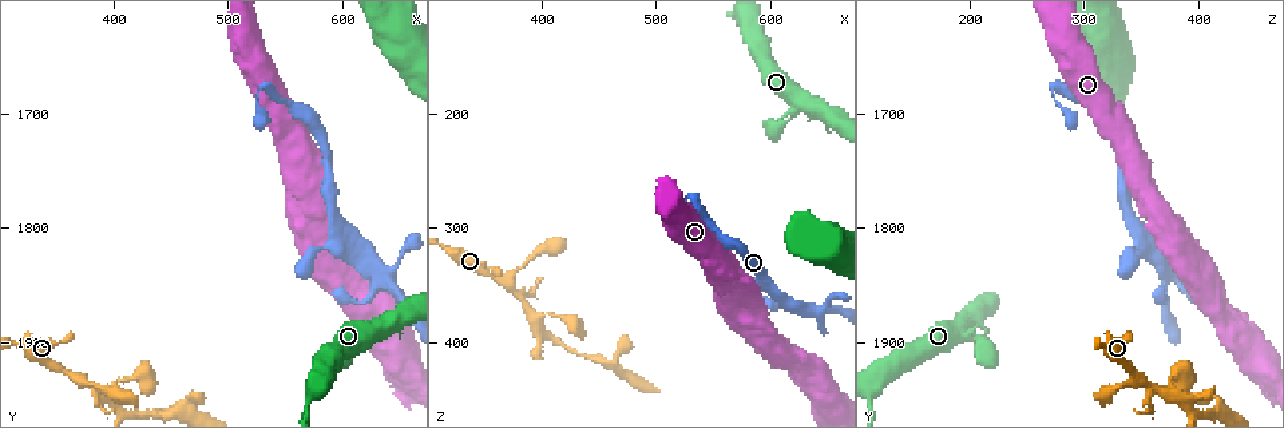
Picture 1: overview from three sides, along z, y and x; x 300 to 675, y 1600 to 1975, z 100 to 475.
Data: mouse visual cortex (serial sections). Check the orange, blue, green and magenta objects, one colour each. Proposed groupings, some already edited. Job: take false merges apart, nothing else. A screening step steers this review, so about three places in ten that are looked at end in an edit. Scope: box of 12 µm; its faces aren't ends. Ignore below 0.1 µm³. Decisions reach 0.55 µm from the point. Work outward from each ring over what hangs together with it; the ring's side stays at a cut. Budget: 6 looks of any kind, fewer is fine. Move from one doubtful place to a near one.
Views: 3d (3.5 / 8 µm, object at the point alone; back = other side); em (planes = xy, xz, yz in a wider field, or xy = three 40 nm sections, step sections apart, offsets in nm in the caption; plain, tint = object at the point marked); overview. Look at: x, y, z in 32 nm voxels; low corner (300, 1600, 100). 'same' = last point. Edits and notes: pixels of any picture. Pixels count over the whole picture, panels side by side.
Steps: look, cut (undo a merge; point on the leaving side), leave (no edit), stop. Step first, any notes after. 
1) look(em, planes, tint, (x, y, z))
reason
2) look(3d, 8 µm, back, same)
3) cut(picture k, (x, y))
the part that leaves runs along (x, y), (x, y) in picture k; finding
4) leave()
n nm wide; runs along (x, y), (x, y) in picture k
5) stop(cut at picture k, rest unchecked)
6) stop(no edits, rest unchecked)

look(3d, 8 µm, (616, 1900, 206))
a narrow waist

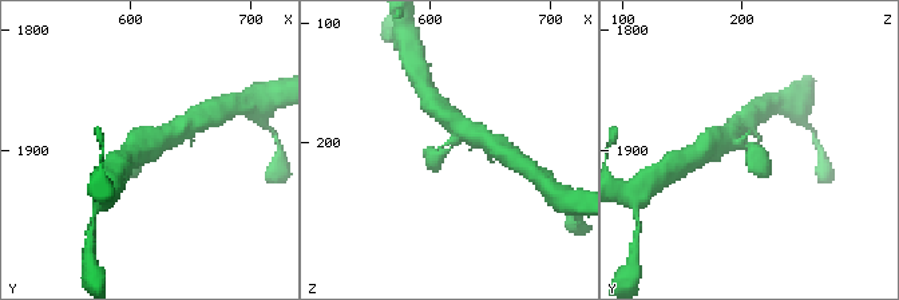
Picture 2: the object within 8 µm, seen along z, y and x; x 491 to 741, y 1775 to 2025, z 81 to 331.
look(3d, 3.5 µm, back, (614, 1896, 204))

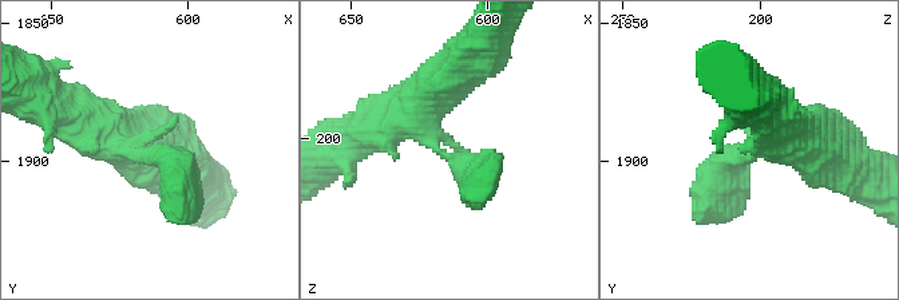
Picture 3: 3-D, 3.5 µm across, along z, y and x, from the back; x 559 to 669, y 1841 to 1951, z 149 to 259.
leave()
runs along (812, 146), (731, 154), (707, 212) in picture 3; continuous, no second cell

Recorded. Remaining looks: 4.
look(3d, 3.5 µm, back, (368, 1932, 350))

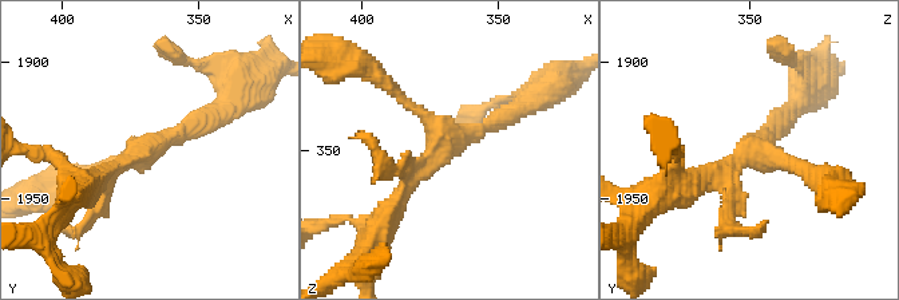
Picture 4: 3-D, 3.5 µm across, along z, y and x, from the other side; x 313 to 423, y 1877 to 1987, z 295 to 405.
look(em, xy, step 5, tint, (367, 1931, 346))
3 arms; arms of 150, 150, 250 nm

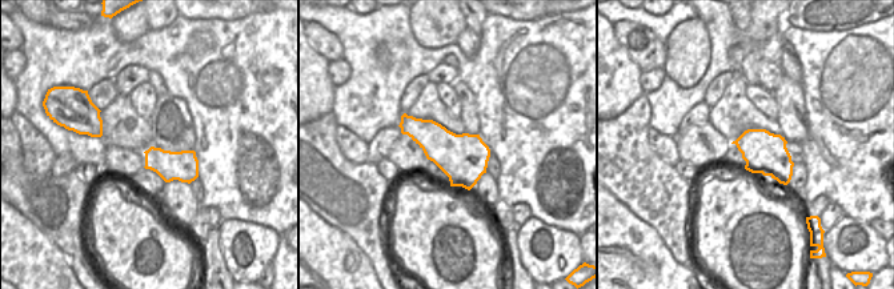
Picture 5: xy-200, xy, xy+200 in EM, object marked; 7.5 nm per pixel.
look(em, xy, step 3, tint, same)
another direction

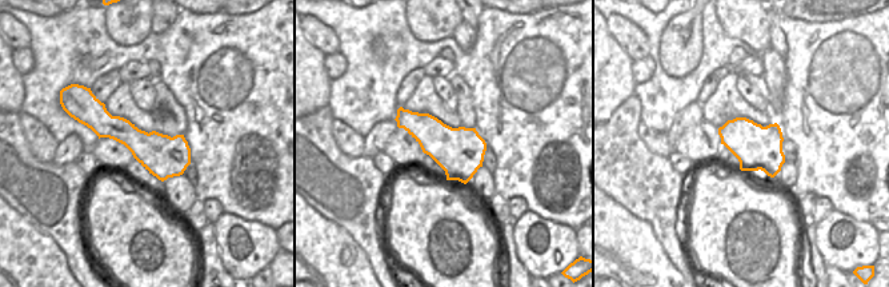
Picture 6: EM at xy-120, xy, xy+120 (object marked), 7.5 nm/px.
leave()
runs along (84, 112), (163, 156), (187, 160) in picture 6; all the same cell

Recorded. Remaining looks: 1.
stop(no edits, rest unchecked)

